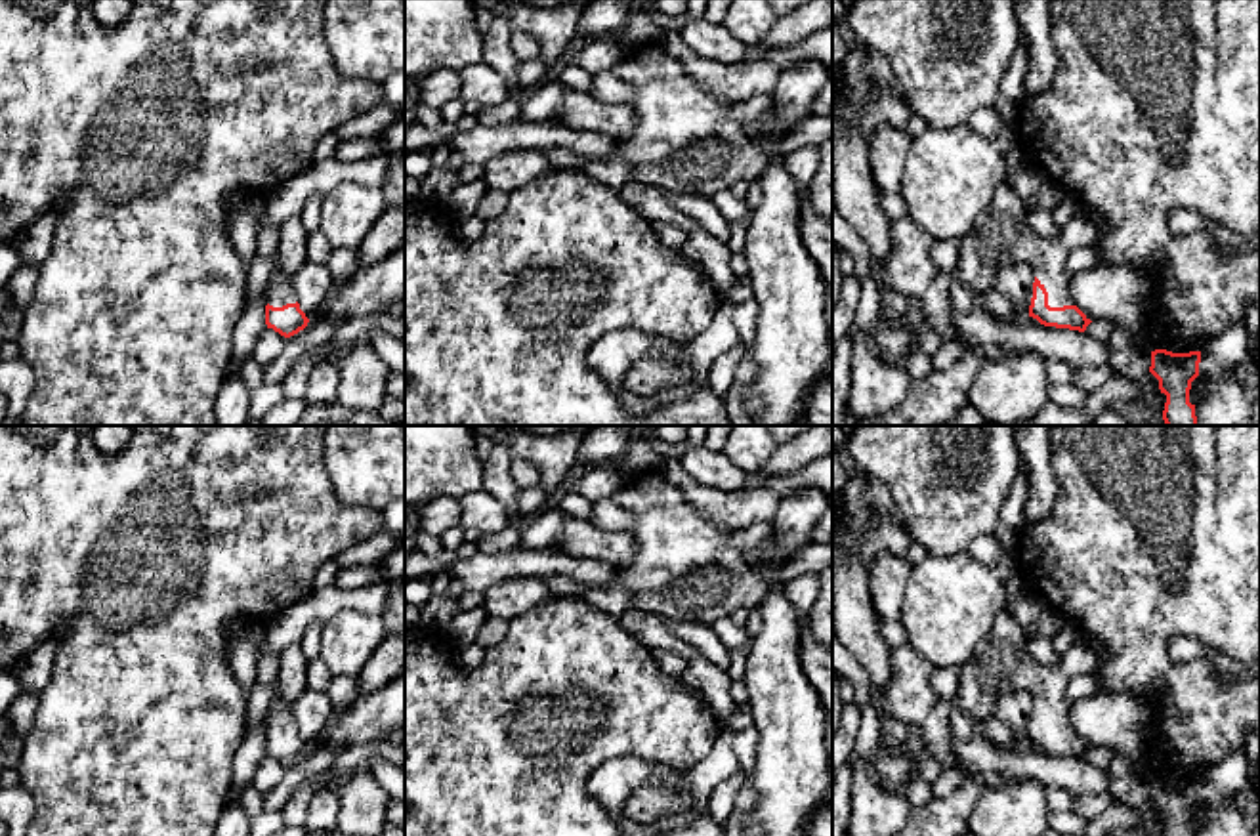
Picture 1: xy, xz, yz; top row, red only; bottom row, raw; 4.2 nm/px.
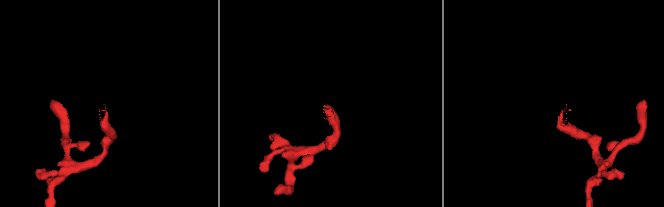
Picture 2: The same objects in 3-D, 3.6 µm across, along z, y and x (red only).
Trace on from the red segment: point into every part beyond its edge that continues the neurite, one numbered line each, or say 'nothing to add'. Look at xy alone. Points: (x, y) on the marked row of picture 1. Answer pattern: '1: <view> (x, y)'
1: xy (279, 292)

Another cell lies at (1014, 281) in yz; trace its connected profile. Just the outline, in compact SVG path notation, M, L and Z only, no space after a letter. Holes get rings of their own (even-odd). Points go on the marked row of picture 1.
M1010 263L998 271L993 288L997 288L1019 313L1019 321L1029 317L1035 273L1027 263Z

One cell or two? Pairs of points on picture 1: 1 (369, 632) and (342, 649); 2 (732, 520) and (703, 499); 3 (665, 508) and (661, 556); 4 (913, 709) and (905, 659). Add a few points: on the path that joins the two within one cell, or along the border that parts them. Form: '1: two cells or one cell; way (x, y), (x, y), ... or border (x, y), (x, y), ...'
1: one cell; way (363, 632), (348, 644)
2: one cell; way (724, 512), (711, 502)
3: one cell; way (665, 520), (665, 544)
4: one cell; way (911, 697), (909, 670)

